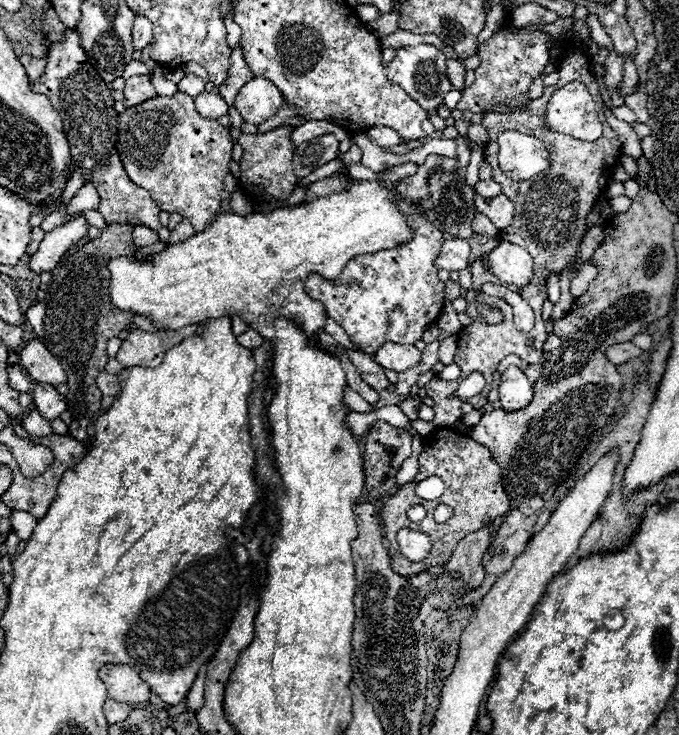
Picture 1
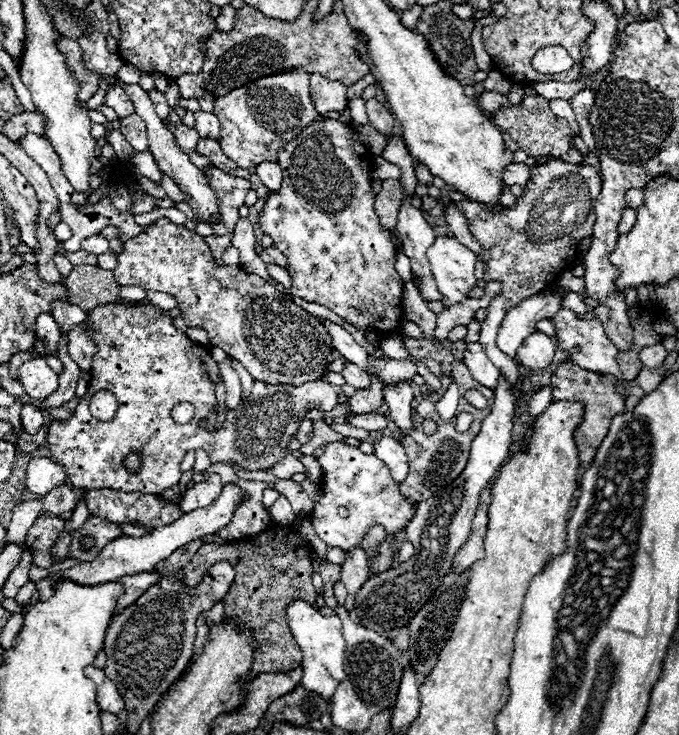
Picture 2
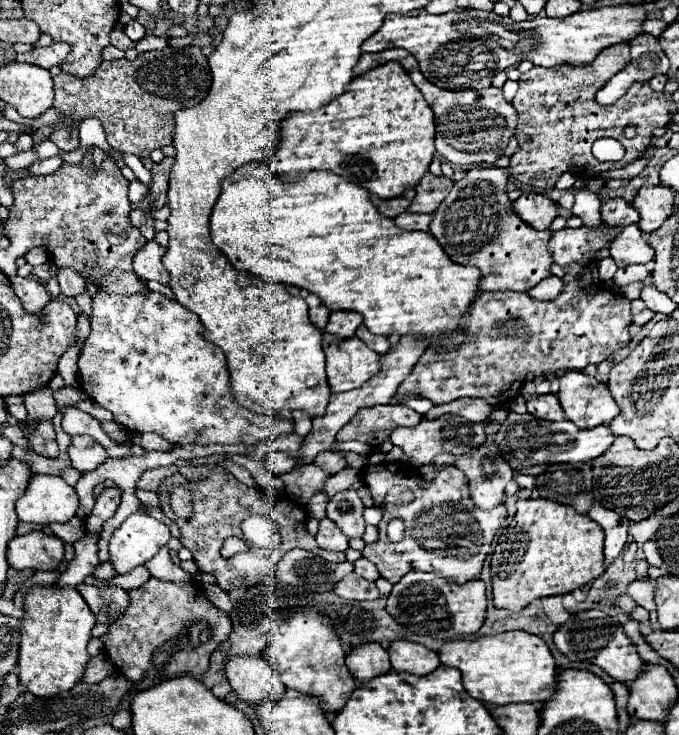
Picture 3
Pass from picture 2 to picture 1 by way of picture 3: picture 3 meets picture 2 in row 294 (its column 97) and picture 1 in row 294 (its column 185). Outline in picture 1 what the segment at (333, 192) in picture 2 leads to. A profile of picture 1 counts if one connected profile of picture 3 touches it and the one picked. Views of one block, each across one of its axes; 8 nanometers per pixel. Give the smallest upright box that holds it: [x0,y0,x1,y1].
[304,200,444,356]

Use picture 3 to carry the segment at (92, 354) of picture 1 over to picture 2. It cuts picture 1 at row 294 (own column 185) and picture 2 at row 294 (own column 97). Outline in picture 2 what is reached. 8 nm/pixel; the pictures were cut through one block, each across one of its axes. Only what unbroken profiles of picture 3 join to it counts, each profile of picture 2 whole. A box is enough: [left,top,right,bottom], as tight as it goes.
[64,266,120,312]

